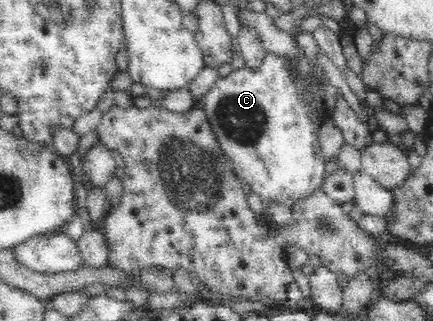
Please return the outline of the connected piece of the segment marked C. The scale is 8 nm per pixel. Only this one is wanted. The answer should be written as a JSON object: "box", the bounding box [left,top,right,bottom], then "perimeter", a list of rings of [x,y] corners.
{"box":[201,53,326,207],"perimeter":[[[268,53],[257,70],[244,67],[242,69],[232,70],[225,77],[218,76],[209,92],[205,94],[201,100],[201,106],[208,116],[208,121],[211,123],[213,131],[215,131],[215,136],[217,137],[218,143],[221,145],[221,150],[231,159],[231,163],[233,163],[234,173],[237,178],[241,178],[241,180],[247,182],[253,193],[259,194],[262,204],[265,207],[269,206],[271,202],[277,202],[279,205],[291,207],[293,204],[297,204],[297,200],[301,200],[302,197],[309,197],[311,193],[321,189],[322,181],[324,180],[323,173],[326,161],[321,153],[321,144],[317,137],[317,132],[319,132],[321,128],[319,115],[317,115],[317,111],[315,111],[313,107],[309,107],[309,105],[303,103],[301,94],[303,94],[303,87],[301,87],[301,83],[297,81],[297,77],[291,73],[287,59]]]}

